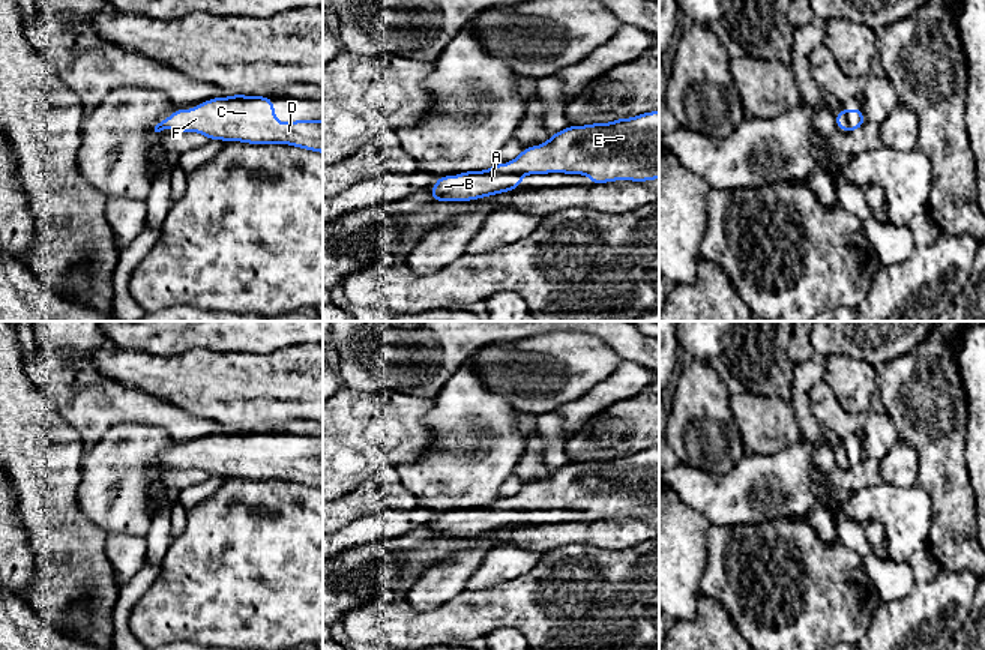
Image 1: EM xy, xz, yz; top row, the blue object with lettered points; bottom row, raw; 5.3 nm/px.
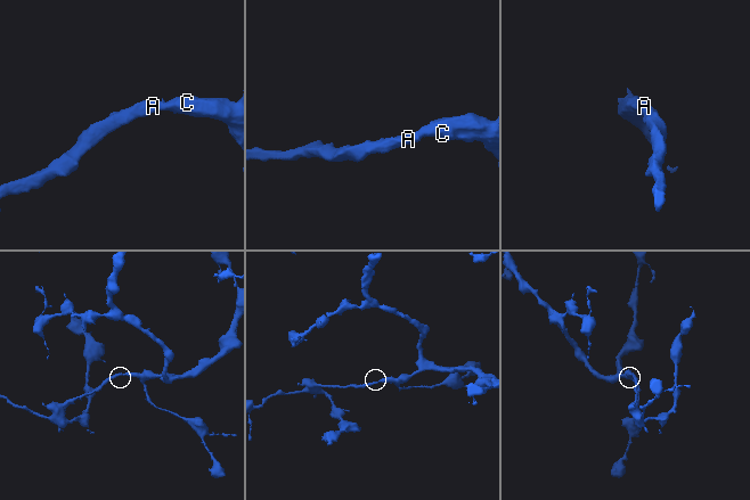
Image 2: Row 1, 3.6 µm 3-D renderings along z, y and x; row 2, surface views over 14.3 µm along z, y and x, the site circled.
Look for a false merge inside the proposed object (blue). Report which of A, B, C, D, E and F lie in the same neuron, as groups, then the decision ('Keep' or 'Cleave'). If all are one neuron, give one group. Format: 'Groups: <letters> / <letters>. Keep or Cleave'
Groups: A B C D E F. Keep

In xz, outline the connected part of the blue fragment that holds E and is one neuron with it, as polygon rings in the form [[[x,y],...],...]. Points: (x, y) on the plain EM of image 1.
[[[650,447],[632,455],[617,455],[613,459],[572,461],[556,468],[545,480],[524,485],[508,501],[497,500],[485,507],[459,509],[455,513],[440,512],[438,518],[431,522],[431,537],[477,536],[517,525],[524,510],[545,509],[587,510],[592,521],[659,515],[659,449]]]

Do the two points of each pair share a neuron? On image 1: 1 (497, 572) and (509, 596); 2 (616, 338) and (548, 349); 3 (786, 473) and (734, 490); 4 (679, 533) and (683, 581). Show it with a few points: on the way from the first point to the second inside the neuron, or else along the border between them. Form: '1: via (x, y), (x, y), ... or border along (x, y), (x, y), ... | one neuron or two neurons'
1: border along (533, 565), (512, 578), (469, 590) | two neurons
2: border along (596, 337), (623, 359) | two neurons
3: via (774, 469), (762, 470), (747, 482) | one neuron
4: via (679, 545), (679, 569) | one neuron

